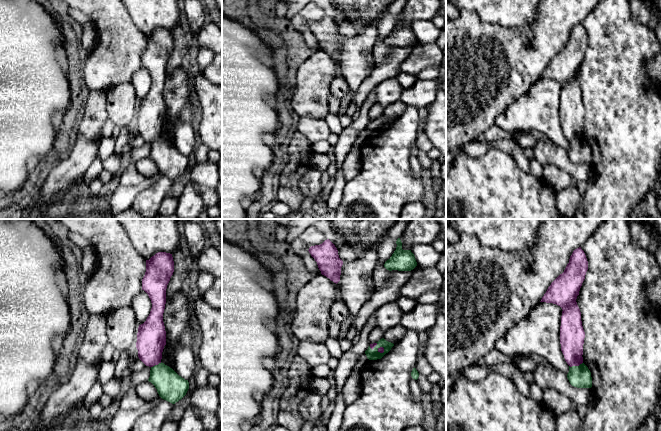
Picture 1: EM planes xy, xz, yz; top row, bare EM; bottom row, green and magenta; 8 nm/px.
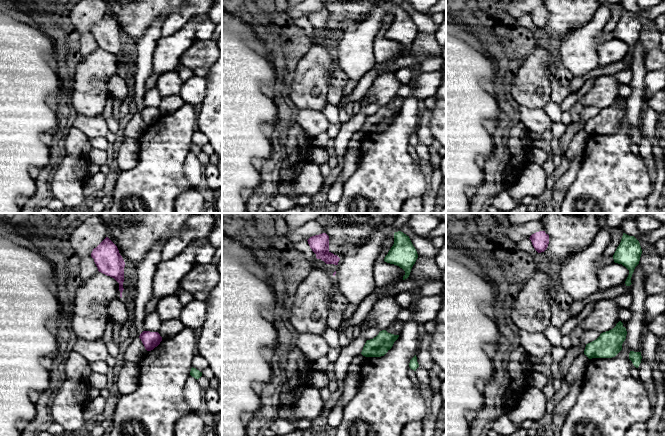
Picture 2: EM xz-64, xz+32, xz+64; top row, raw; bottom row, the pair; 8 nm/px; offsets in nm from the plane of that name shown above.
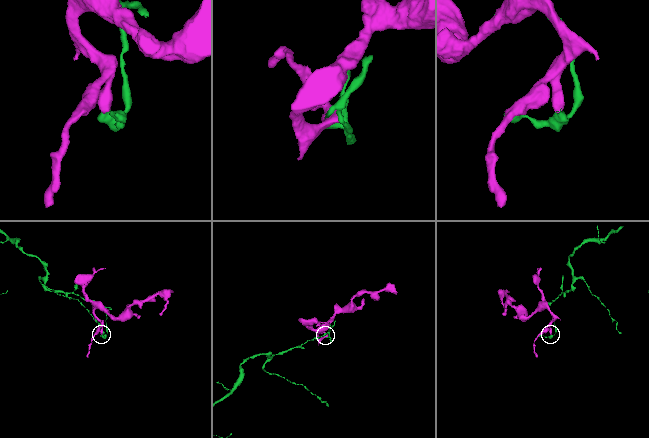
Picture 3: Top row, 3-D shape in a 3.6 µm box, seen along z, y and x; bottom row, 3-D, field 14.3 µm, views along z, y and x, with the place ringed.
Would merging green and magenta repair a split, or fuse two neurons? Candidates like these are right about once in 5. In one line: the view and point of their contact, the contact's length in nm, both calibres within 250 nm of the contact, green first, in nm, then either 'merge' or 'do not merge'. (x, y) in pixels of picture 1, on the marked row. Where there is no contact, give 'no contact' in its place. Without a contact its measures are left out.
contact yz (575, 366); length 120 nm; calibres 180 and 200 nm; do not merge

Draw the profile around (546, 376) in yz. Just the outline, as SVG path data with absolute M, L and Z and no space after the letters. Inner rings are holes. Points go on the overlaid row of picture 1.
M537 365L533 372L534 381L541 390L554 389L567 396L576 406L587 408L595 404L595 392L591 388L577 388L570 384L567 375L550 365Z

